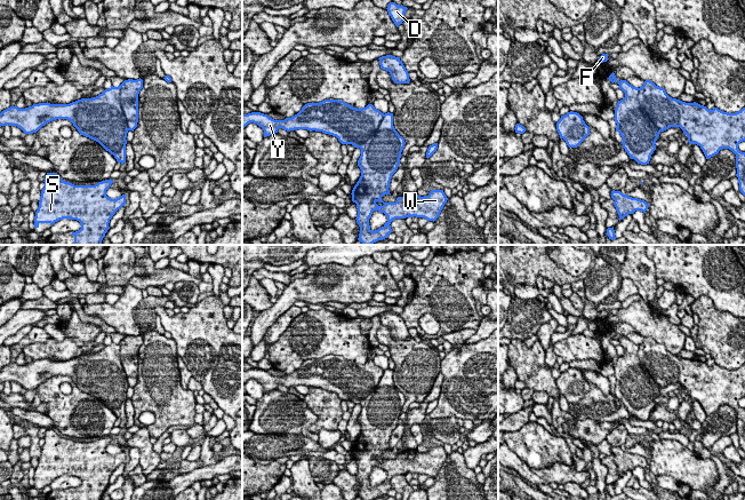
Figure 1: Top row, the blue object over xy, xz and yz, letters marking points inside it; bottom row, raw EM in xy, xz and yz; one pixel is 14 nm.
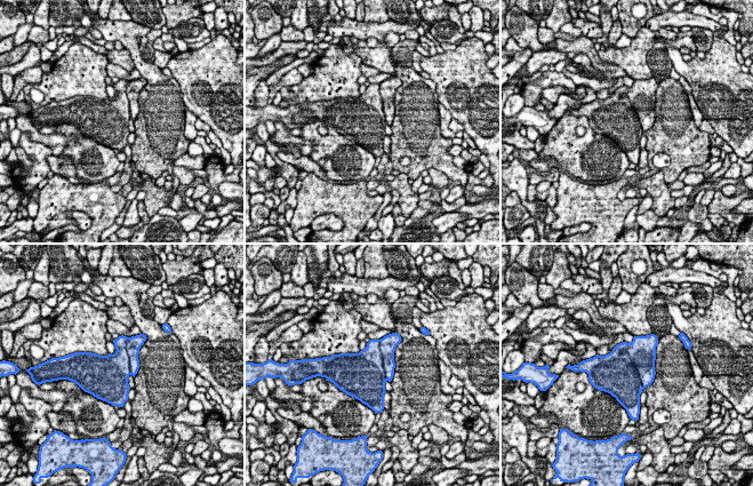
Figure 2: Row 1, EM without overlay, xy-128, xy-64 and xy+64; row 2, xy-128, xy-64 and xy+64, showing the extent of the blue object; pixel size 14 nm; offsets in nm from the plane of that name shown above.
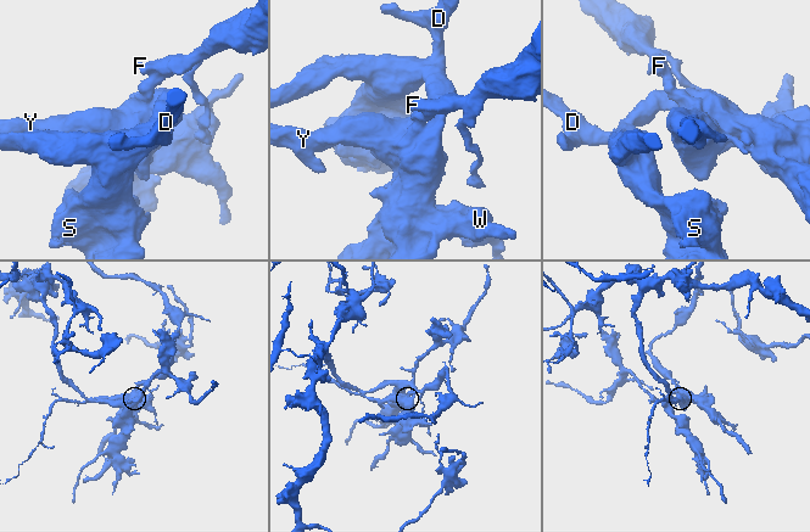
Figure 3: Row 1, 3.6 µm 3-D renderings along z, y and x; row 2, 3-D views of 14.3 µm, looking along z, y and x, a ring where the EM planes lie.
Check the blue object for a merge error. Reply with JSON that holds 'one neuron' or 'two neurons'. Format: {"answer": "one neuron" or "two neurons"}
{"answer": "two neurons"}

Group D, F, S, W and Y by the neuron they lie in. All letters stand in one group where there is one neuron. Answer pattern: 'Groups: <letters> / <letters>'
Groups: D S W Y / F

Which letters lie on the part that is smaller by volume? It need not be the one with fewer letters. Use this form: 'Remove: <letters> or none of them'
Remove: F

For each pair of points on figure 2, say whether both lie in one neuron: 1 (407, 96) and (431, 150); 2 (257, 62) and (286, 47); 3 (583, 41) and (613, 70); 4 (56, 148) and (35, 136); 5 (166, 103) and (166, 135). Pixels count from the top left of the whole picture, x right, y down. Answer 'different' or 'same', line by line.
1: same
2: same
3: same
4: same
5: same

